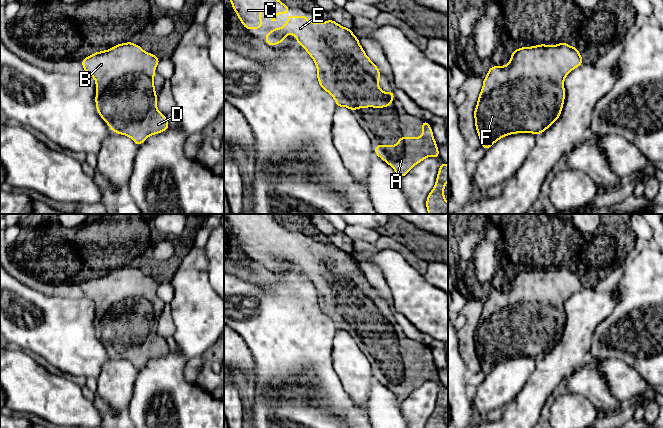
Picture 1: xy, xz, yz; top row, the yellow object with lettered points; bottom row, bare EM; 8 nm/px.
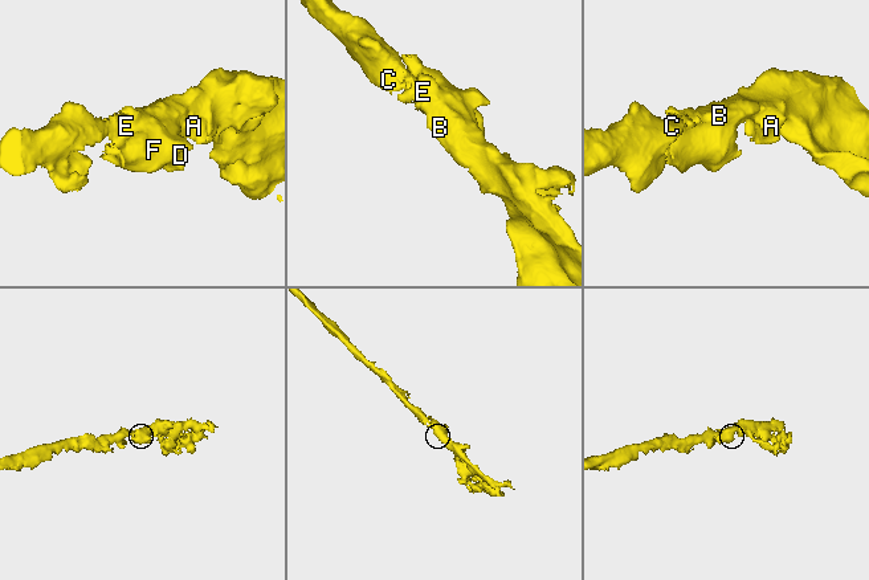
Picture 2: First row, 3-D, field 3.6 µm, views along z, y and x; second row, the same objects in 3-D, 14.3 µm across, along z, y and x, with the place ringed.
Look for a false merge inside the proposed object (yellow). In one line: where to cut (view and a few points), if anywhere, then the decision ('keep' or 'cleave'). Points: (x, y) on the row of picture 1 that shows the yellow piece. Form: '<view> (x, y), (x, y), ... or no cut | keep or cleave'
no cut | keep

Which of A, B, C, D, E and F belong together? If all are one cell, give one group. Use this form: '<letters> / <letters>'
A B C D E F

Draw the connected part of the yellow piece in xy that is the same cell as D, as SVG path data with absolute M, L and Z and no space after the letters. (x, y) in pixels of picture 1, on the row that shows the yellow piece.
M133 42L117 44L82 59L83 69L95 79L98 114L113 132L130 137L138 146L149 136L169 128L166 116L158 111L153 81L160 60Z

